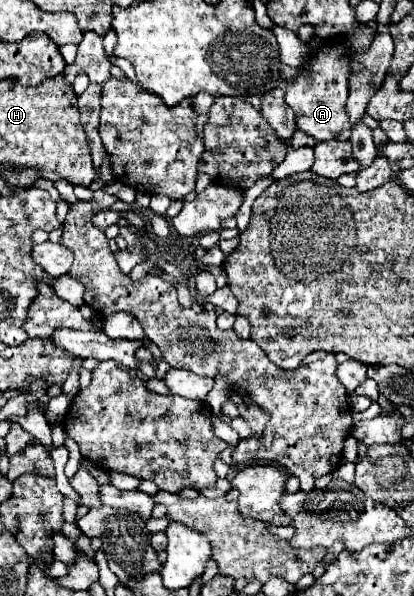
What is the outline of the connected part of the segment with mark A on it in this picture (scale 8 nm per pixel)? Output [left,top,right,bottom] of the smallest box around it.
[285,26,375,140]

